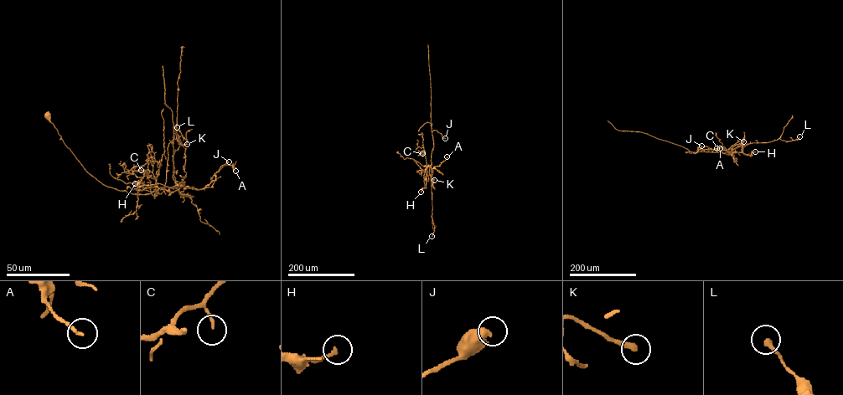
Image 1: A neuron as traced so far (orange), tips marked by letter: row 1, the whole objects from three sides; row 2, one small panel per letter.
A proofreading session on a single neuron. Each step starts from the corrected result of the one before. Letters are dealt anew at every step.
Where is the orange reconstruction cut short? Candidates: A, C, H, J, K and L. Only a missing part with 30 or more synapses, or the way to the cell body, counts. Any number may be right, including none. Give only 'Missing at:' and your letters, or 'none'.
Missing at: none

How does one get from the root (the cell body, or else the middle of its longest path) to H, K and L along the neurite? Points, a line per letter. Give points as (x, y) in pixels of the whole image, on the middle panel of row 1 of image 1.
H: (397, 152), (404, 159), (413, 159), (426, 167), (426, 187), (421, 192)
K: (397, 152), (404, 159), (413, 159), (426, 168), (428, 165), (429, 175), (434, 180)
L: (397, 152), (404, 159), (413, 159), (426, 168), (431, 166), (431, 216), (434, 228), (431, 236)

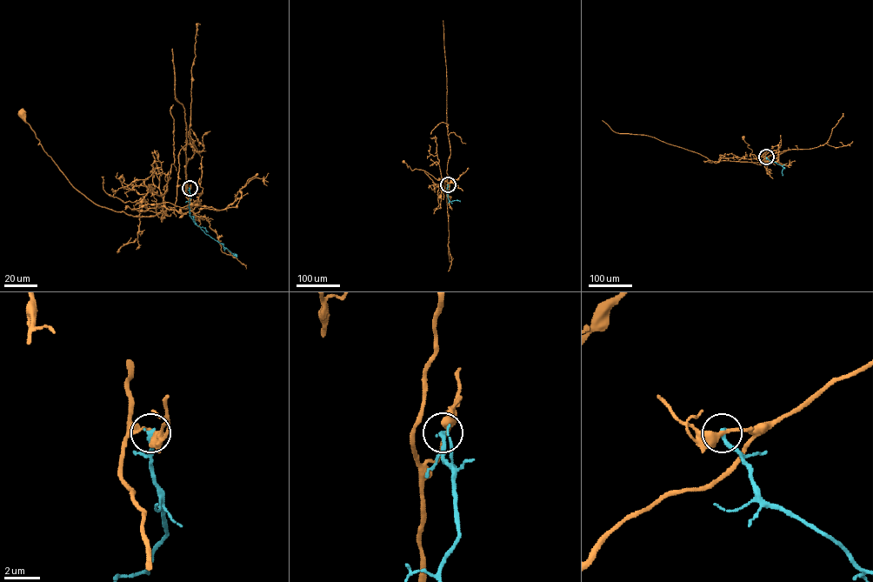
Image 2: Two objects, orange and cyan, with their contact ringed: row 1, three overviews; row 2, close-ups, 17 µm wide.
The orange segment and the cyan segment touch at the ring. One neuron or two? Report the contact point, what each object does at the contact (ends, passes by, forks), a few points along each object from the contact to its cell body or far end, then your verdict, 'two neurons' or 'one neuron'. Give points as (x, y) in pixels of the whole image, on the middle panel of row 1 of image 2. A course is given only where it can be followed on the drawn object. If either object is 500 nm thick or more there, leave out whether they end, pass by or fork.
place (448, 184); orange passes by; cyan ends; course orange (448, 184), (447, 179), (442, 182), (423, 170), (412, 170), (403, 162); course cyan (448, 184), (449, 200), (460, 201); two neurons

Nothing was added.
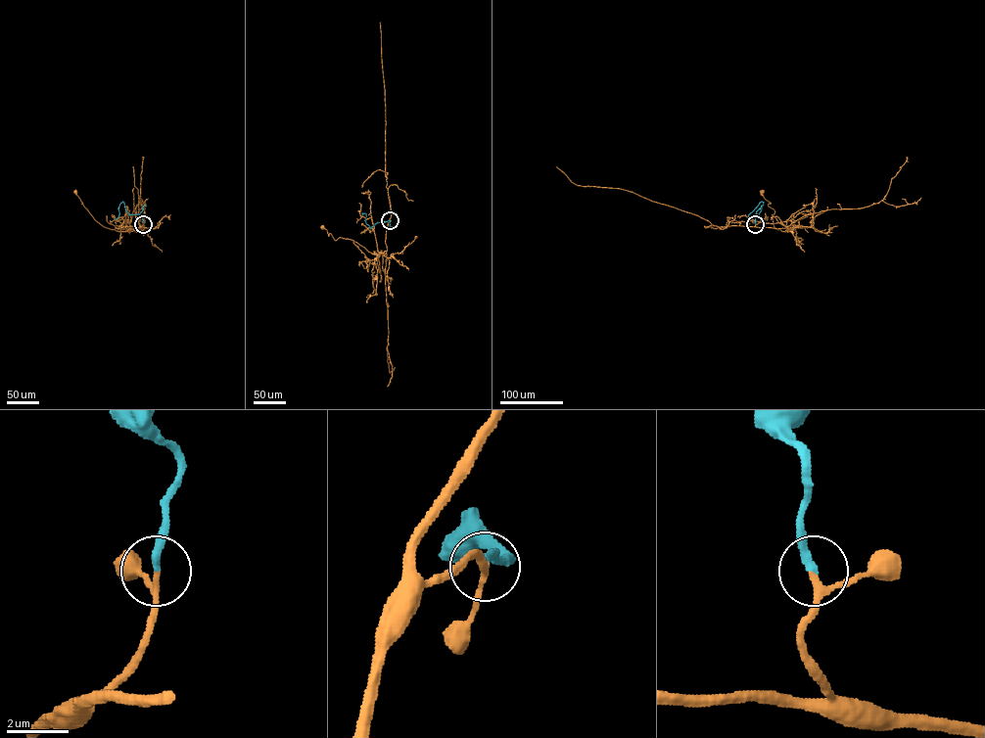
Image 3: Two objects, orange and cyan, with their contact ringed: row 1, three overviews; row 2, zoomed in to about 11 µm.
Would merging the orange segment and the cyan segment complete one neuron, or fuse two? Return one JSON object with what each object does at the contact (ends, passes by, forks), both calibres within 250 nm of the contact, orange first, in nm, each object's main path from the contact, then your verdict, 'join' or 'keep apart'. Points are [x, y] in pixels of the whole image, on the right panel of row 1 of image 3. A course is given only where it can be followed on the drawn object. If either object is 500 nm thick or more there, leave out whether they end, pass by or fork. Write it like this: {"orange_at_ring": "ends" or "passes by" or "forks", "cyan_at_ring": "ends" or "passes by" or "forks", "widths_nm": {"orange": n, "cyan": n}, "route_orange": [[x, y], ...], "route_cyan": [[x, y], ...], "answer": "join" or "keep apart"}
{"orange_at_ring": "passes by", "cyan_at_ring": "ends", "widths_nm": {"orange": 170, "cyan": 240}, "route_orange": [[755, 224], [792, 228], [782, 231], [773, 227], [774, 211], [762, 192]], "route_cyan": [[755, 224], [763, 202], [748, 215], [748, 220]], "answer": "join"}

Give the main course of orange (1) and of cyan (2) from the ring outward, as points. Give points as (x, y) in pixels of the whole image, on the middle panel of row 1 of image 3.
1: (390, 220), (386, 232), (387, 253), (378, 257), (351, 239), (340, 237), (335, 240), (322, 227)
2: (390, 220), (377, 222), (371, 228), (366, 223), (366, 214), (361, 213)

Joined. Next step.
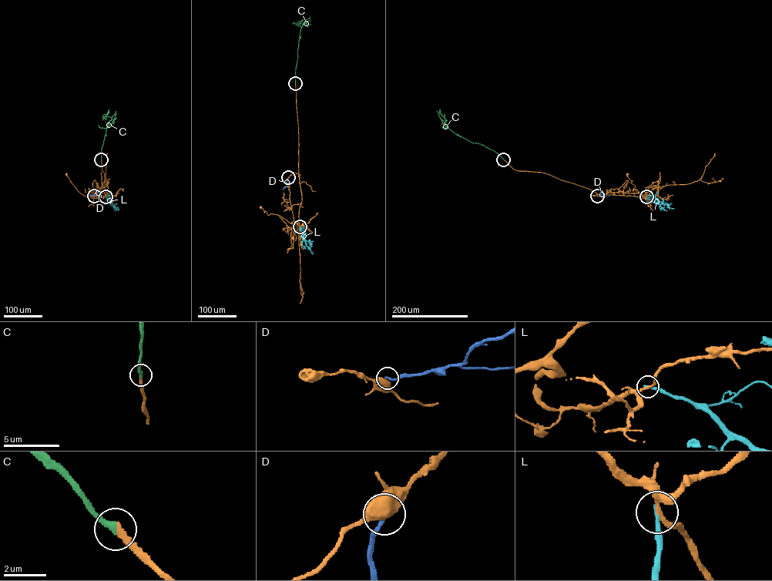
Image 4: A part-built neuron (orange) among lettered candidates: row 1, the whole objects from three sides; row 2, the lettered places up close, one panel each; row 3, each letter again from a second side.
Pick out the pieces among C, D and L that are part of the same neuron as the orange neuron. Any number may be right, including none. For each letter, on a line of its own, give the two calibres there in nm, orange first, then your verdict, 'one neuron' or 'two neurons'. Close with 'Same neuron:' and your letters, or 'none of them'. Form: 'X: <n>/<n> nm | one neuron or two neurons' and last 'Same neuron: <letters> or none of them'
C: 320/320 nm | one neuron
D: 750/180 nm | two neurons
L: 240/240 nm | two neurons
Same neuron: C

